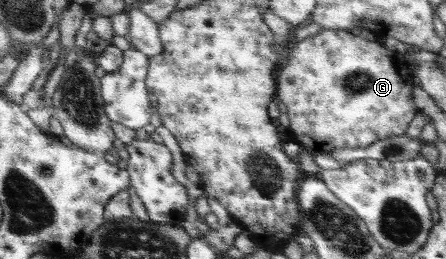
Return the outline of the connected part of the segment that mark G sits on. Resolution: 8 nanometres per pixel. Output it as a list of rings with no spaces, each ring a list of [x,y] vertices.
[[[324,30],[311,37],[296,43],[291,49],[288,57],[288,63],[284,64],[284,68],[280,71],[279,77],[279,99],[285,104],[290,118],[290,126],[287,133],[291,139],[297,141],[302,149],[310,153],[328,153],[334,149],[367,147],[368,145],[376,144],[376,142],[384,140],[389,136],[403,135],[406,133],[410,123],[417,113],[416,104],[413,99],[413,85],[410,80],[410,70],[405,60],[405,53],[398,46],[391,46],[388,49],[382,47],[382,43],[372,43],[360,36],[355,36],[349,30]]]

